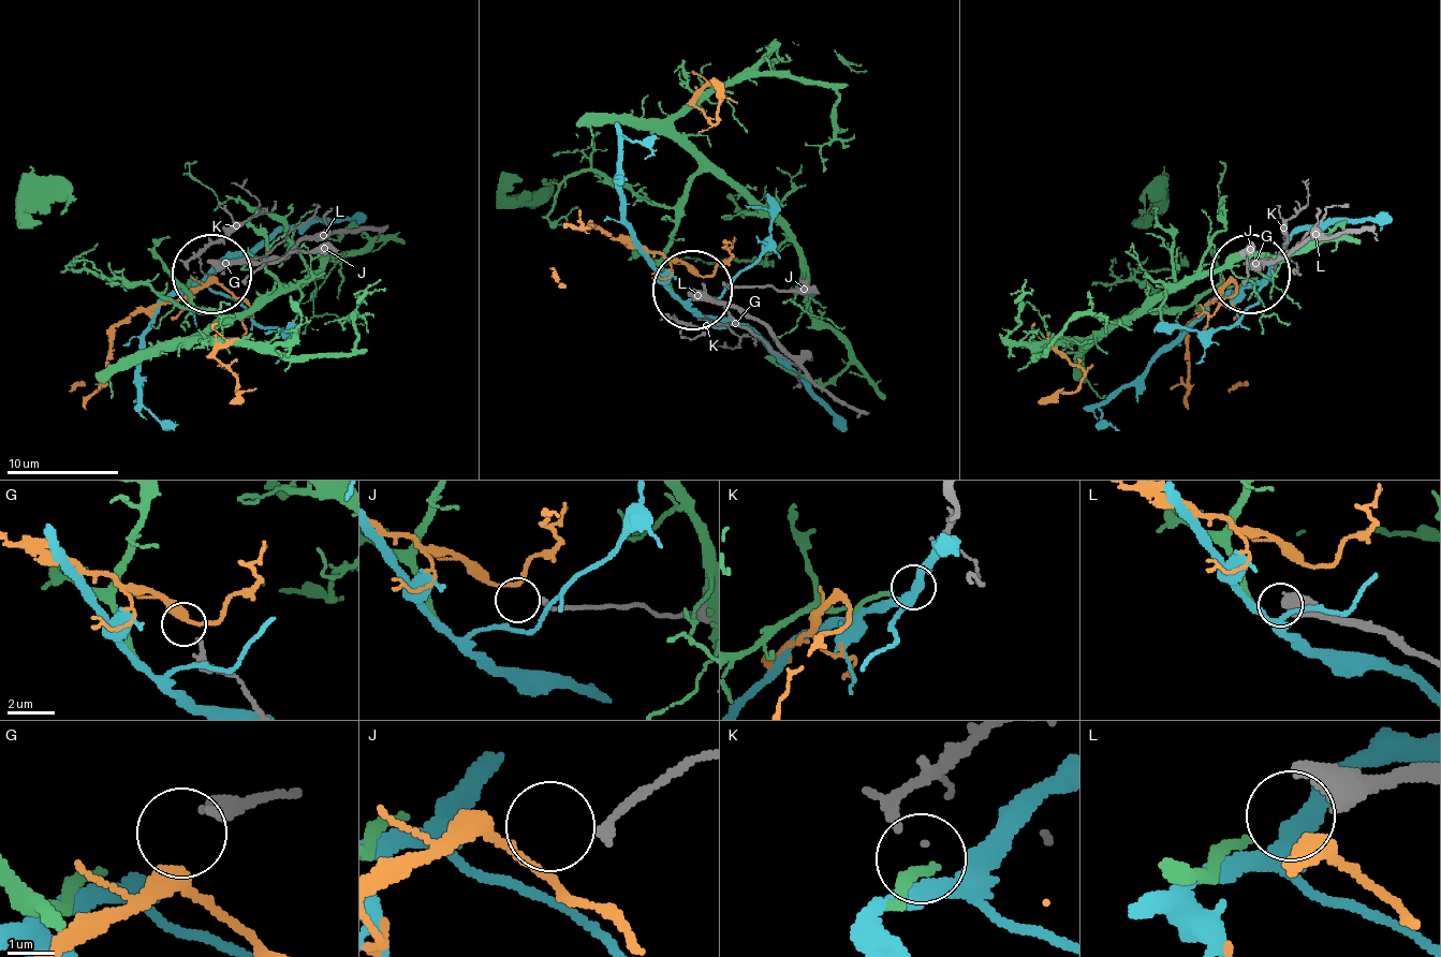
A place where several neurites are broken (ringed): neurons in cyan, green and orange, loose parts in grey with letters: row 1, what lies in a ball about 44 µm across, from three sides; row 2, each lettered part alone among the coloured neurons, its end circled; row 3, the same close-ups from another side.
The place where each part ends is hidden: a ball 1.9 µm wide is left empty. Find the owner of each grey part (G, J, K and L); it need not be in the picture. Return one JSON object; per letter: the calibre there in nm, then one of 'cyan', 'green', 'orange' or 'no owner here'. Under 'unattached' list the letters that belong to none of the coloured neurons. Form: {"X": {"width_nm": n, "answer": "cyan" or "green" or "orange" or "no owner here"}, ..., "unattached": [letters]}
{"G": {"width_nm": 170, "answer": "orange"}, "J": {"width_nm": 240, "answer": "no owner here"}, "K": {"width_nm": 120, "answer": "green"}, "L": {"width_nm": 440, "answer": "no owner here"}, "unattached": ["J", "L"]}

